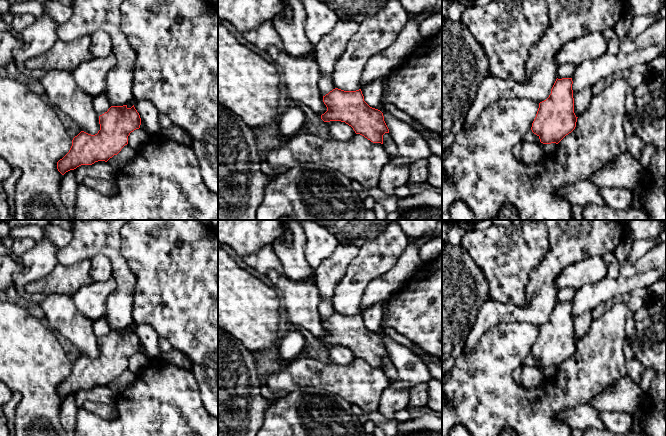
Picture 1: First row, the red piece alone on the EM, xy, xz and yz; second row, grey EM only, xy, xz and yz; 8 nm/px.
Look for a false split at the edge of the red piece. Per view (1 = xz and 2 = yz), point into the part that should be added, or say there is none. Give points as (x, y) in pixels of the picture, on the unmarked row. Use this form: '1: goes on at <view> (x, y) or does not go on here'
1: does not go on here
2: does not go on here

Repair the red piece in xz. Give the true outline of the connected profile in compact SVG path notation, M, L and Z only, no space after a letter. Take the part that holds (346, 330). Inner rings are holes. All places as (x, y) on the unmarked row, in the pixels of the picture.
M335 312L323 320L323 326L327 331L327 335L321 339L324 346L345 346L356 358L373 367L383 368L383 359L389 357L383 337L364 325L361 313L344 315Z

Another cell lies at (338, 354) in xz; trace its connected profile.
M330 345L325 348L330 360L335 364L346 365L356 359L351 350L341 345Z

